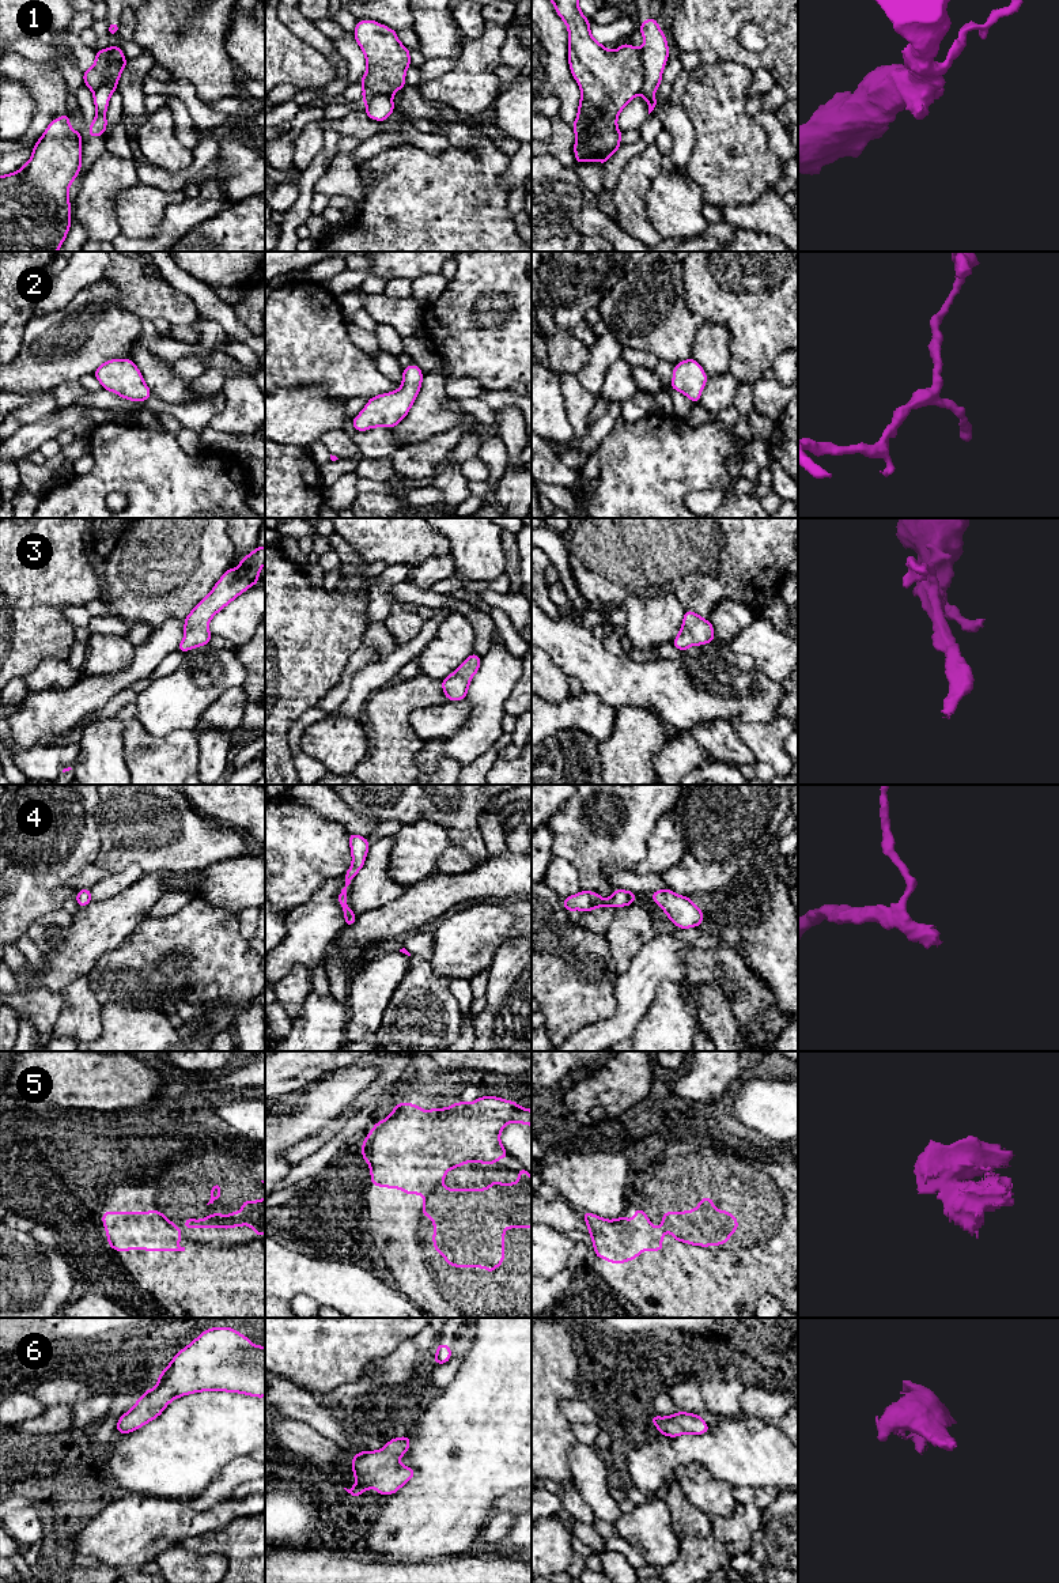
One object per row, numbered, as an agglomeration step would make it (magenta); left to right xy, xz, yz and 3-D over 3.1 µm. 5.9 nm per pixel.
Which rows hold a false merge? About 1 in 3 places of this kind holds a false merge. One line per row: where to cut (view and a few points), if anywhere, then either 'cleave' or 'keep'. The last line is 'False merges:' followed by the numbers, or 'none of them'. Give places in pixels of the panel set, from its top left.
1: yz (640, 49), (643, 84), (638, 93) | cleave
2: no cut | keep
3: no cut | keep
4: no cut | keep
5: no cut | keep
6: no cut | keep
False merges: 1

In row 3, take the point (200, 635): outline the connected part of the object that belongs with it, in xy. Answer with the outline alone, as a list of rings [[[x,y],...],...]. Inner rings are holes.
[[[265,547],[256,549],[241,559],[238,568],[228,568],[215,583],[211,593],[201,600],[185,617],[185,635],[178,651],[186,653],[190,649],[209,643],[212,634],[208,623],[241,593],[258,583],[261,567],[265,564]]]

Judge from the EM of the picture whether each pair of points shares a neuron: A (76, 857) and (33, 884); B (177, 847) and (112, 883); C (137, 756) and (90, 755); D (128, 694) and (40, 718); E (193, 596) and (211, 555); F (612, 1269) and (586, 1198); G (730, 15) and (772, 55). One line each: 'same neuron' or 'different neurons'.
A: same neuron
B: different neurons
C: different neurons
D: different neurons
E: same neuron
F: different neurons
G: same neuron

